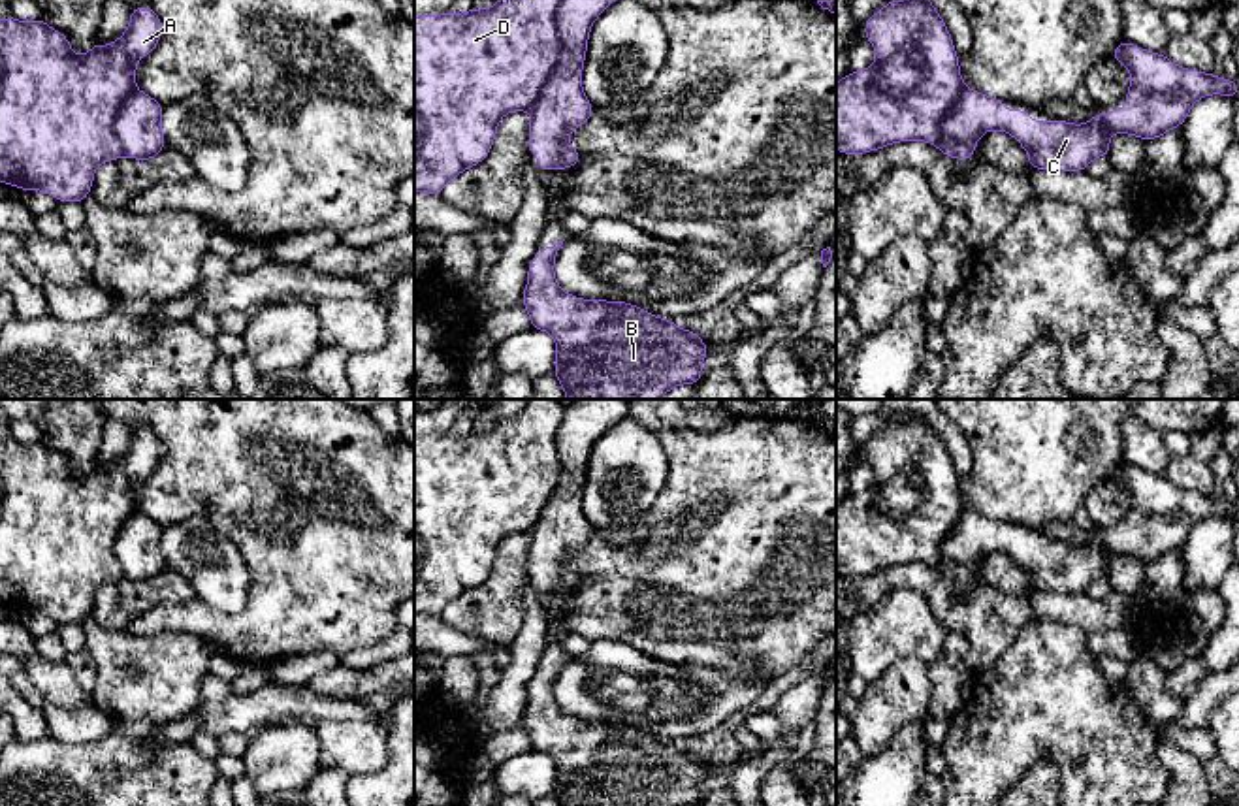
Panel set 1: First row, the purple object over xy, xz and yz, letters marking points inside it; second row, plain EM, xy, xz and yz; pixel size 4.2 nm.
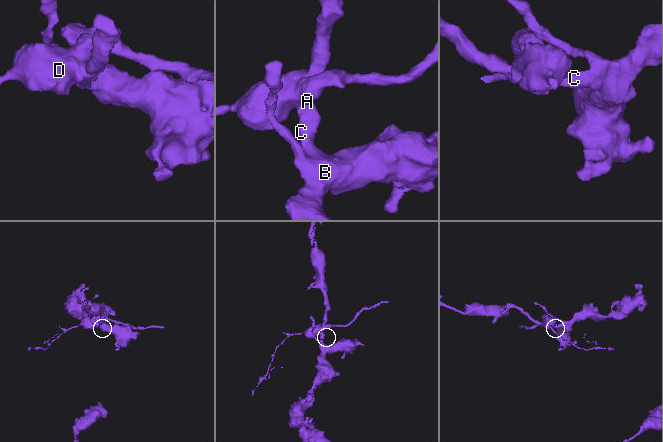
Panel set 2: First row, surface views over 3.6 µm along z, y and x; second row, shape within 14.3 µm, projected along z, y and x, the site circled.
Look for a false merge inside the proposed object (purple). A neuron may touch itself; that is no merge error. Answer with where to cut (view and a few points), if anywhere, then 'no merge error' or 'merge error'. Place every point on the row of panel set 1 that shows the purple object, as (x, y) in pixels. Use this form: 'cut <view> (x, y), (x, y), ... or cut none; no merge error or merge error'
cut xz (562, 0), (556, 12), (560, 57), (541, 95), (526, 110); merge error

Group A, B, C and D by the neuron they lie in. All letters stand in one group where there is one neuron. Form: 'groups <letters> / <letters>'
groups A D / B C

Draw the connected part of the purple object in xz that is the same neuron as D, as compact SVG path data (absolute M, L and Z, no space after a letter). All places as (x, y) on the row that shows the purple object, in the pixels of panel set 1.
M497 0L488 9L414 17L414 192L441 194L467 168L491 151L497 122L512 111L529 109L539 100L555 62L561 41L555 11L561 0Z

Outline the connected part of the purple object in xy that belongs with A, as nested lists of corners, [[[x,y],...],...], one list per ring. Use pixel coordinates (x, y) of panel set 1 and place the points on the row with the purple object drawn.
[[[139,6],[130,11],[130,24],[119,40],[109,45],[94,41],[88,53],[77,56],[70,40],[41,17],[32,23],[13,15],[0,19],[0,183],[21,190],[41,190],[56,202],[81,203],[92,190],[96,168],[124,156],[113,124],[121,104],[136,90],[136,64],[154,51],[162,34],[164,24],[156,11]]]

